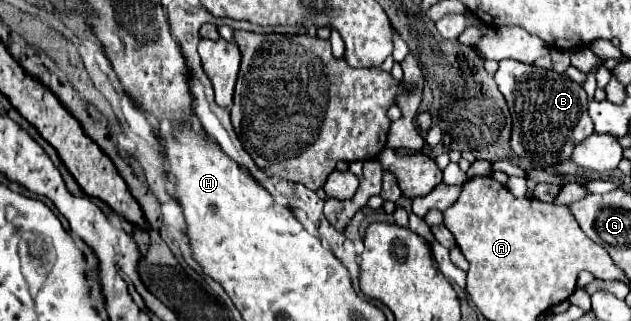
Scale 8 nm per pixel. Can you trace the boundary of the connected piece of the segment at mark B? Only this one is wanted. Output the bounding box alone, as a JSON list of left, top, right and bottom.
[495,59,595,169]

